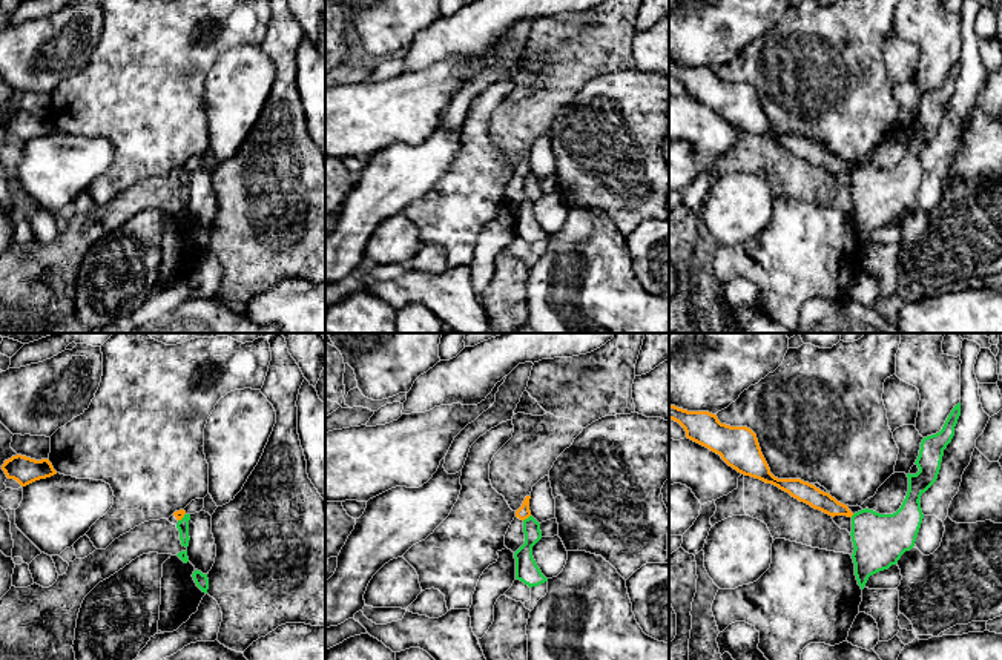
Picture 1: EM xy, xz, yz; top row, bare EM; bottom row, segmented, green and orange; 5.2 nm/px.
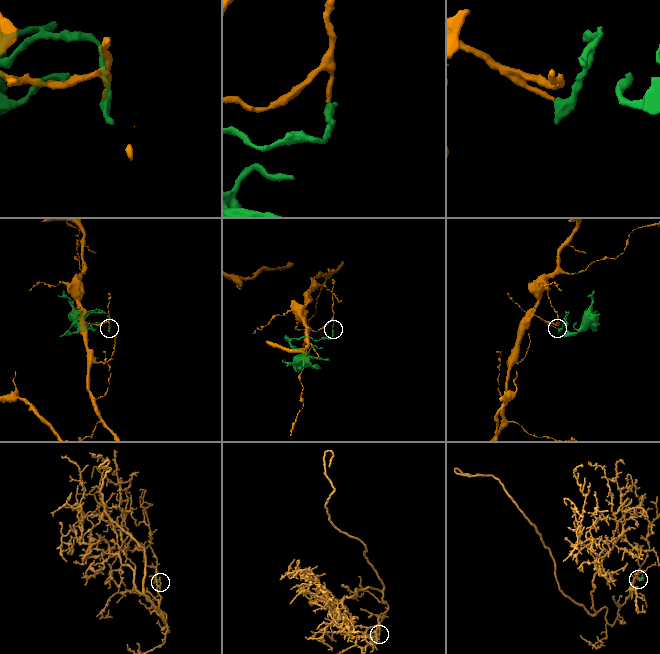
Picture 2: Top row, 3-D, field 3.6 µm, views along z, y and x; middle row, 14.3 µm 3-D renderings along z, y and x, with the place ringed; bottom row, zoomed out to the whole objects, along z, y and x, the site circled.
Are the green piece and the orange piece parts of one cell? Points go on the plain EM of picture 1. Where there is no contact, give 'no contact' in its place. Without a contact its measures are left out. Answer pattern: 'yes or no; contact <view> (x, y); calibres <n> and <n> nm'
no; contact xz (528, 174); calibres 110 and 70 nm

